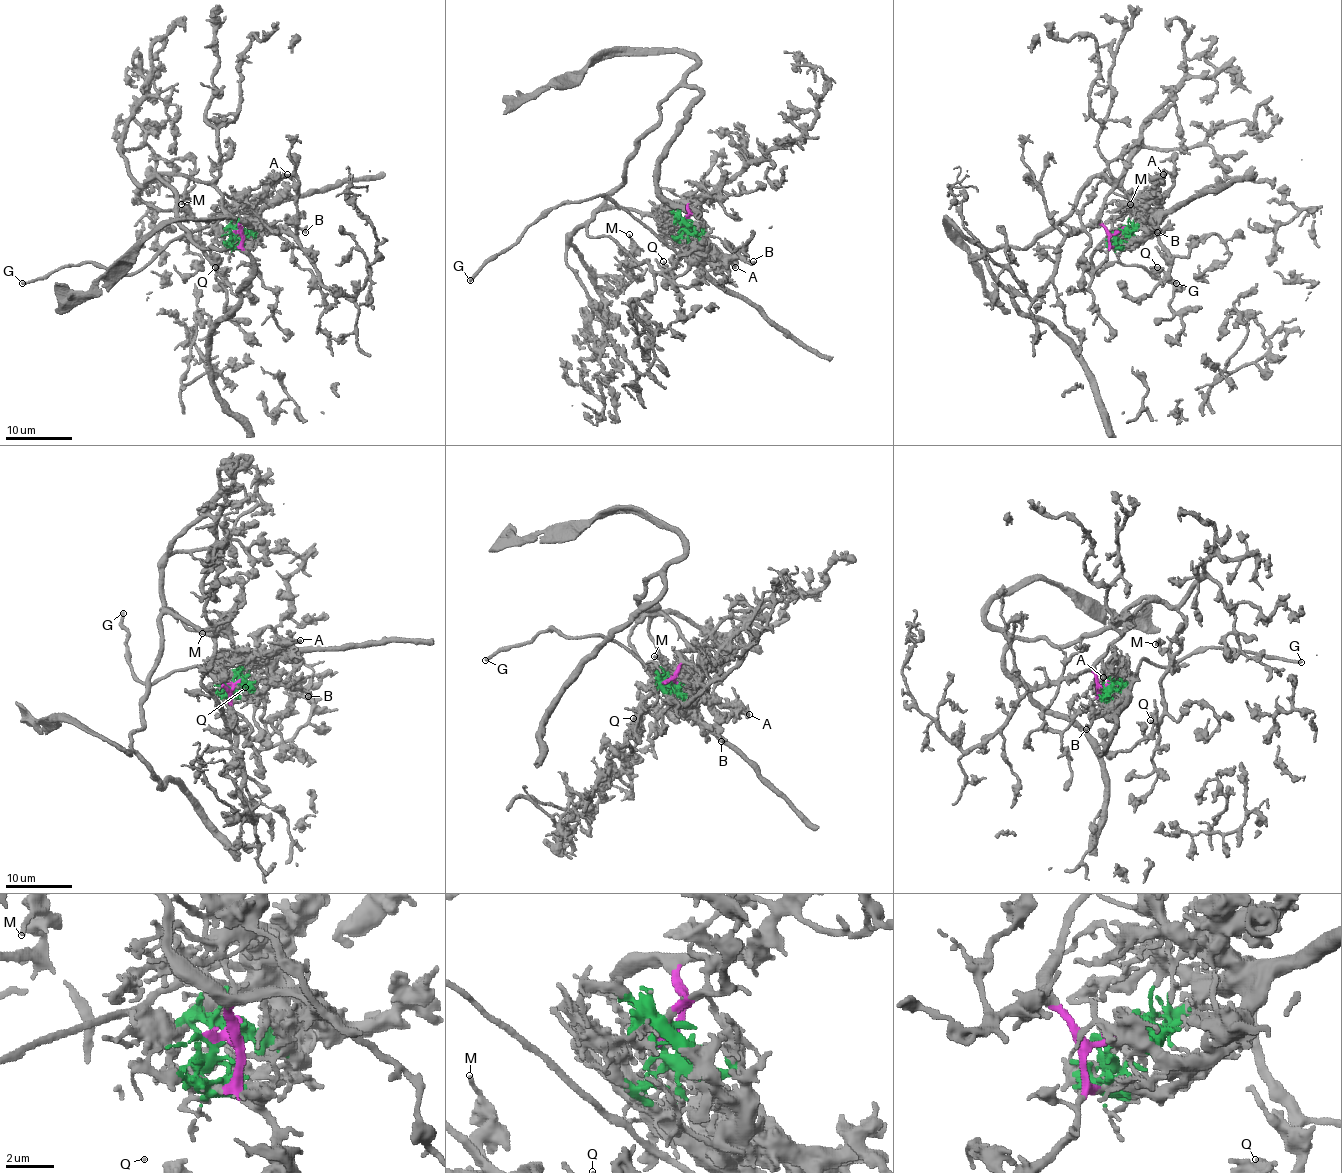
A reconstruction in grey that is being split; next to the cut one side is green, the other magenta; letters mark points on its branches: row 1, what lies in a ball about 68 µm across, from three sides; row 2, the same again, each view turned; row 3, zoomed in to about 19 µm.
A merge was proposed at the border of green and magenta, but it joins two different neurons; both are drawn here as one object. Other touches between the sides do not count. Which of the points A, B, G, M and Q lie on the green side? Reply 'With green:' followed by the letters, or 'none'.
With green: A, B, G

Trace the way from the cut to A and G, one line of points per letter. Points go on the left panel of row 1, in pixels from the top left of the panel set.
A: (237, 231), (240, 219), (287, 174)
G: (237, 231), (228, 216), (181, 234), (133, 273), (114, 275), (82, 263), (22, 283)

